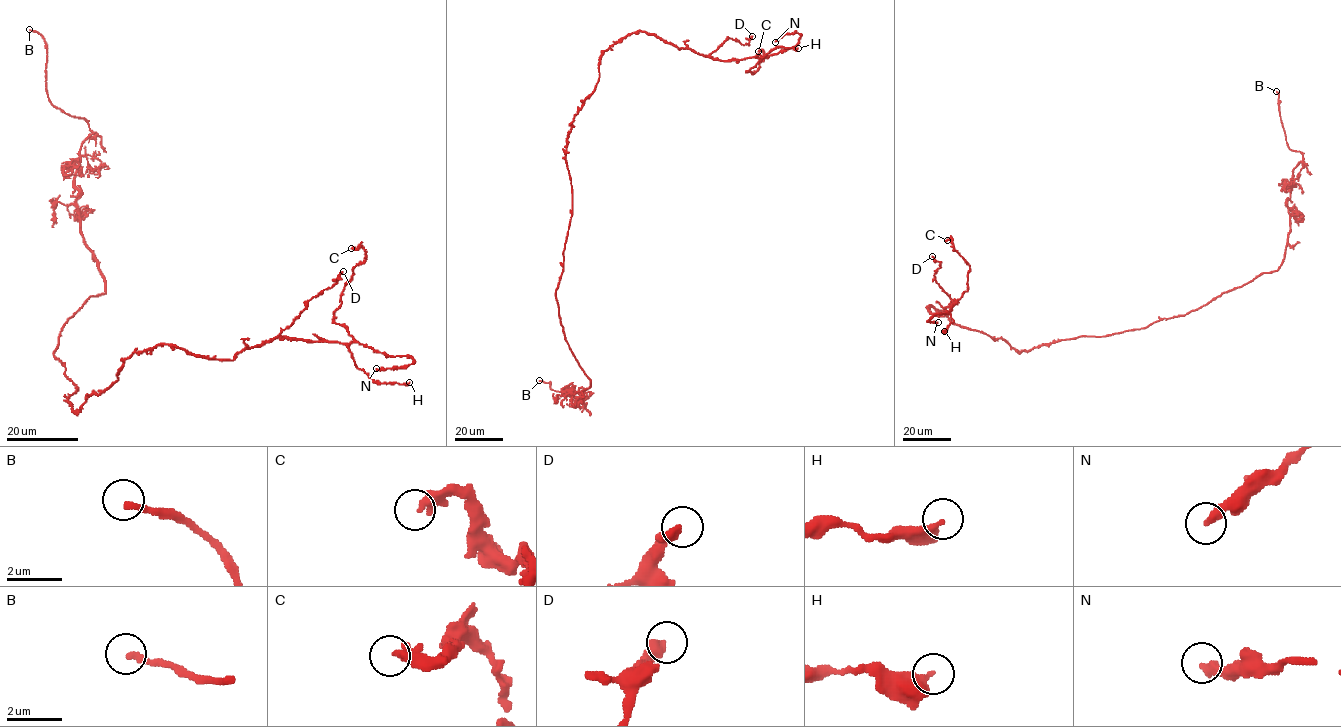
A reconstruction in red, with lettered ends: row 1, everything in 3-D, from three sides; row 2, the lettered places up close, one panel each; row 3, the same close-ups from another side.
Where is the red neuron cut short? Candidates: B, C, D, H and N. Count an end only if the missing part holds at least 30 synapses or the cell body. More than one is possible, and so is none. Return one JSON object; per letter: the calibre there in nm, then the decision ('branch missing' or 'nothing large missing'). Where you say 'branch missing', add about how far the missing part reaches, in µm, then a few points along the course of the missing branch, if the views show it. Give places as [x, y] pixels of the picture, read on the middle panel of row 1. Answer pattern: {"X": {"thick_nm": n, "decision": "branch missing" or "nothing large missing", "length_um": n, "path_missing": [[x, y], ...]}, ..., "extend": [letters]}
{"B": {"thick_nm": 240, "decision": "branch missing", "length_um": 10, "path_missing": [[539, 380], [523, 376]]}, "C": {"thick_nm": 380, "decision": "nothing large missing"}, "D": {"thick_nm": 400, "decision": "nothing large missing"}, "H": {"thick_nm": 320, "decision": "nothing large missing"}, "N": {"thick_nm": 360, "decision": "nothing large missing"}, "extend": ["B"]}

